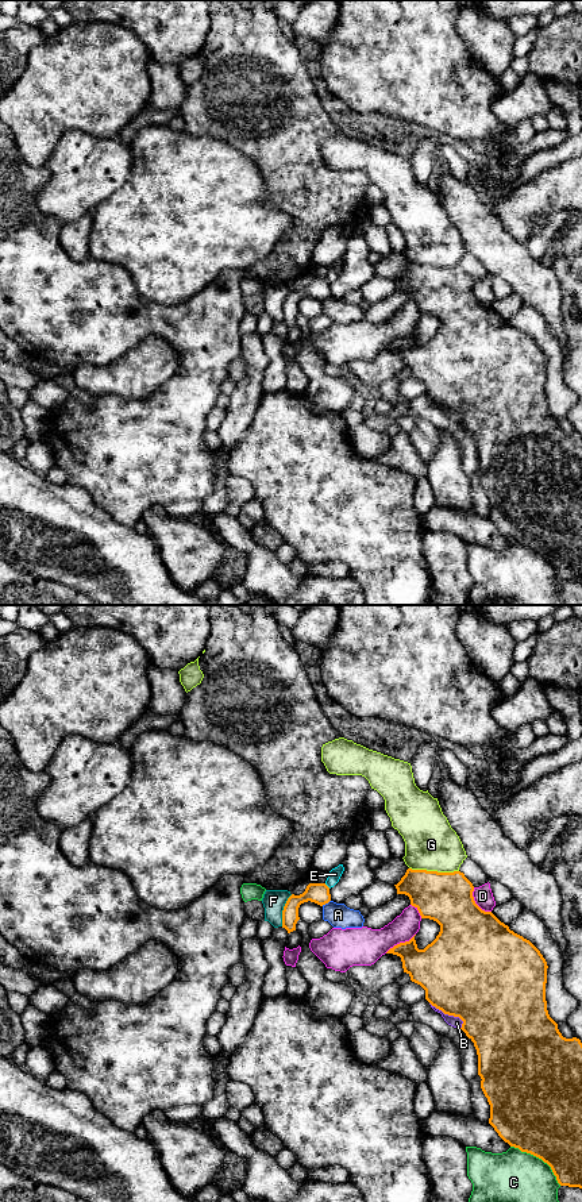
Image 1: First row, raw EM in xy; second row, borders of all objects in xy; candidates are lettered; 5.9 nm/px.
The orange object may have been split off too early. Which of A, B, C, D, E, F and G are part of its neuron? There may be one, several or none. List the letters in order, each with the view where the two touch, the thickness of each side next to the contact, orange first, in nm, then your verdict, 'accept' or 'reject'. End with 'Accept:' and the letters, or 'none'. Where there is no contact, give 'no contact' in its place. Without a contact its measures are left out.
A: contact in xy; calibres 130 and 140 nm; reject
B: contact in xy; calibres 500 and 70 nm; reject
C: contact in xy; calibres 480 and 300 nm; reject
D: contact in xy; calibres 420 and 110 nm; reject
E: contact in xy; calibres 130 and 70 nm; reject
F: contact in xy; calibres 130 and 130 nm; reject
G: contact in xy; calibres 300 and 320 nm; reject
Accept: none

